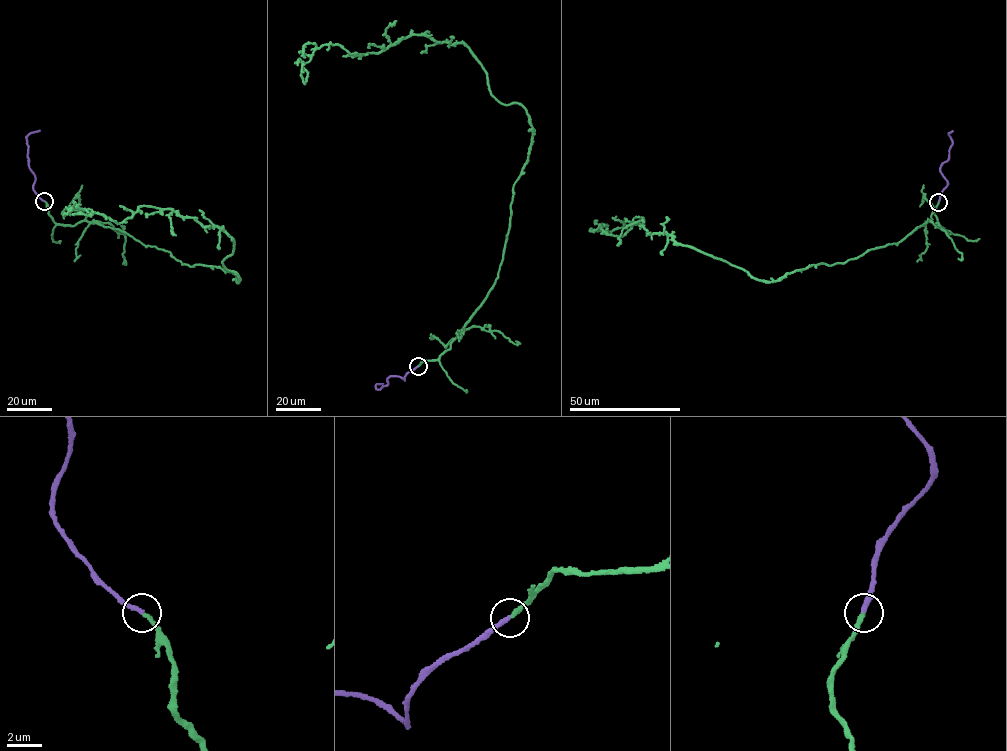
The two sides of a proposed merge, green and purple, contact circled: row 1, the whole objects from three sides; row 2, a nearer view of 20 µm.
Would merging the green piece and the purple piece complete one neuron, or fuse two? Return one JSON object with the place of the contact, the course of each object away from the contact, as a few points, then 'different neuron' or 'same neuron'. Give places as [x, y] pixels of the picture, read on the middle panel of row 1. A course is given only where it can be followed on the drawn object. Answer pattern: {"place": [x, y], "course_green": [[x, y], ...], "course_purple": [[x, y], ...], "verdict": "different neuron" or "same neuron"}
{"place": [418, 366], "course_green": [[418, 366], [498, 277], [529, 116], [491, 94], [467, 46], [422, 35], [359, 55], [326, 44], [303, 72]], "course_purple": [[418, 366], [406, 374], [405, 380], [389, 376], [387, 384], [376, 388], [376, 384], [382, 383]], "verdict": "same neuron"}

